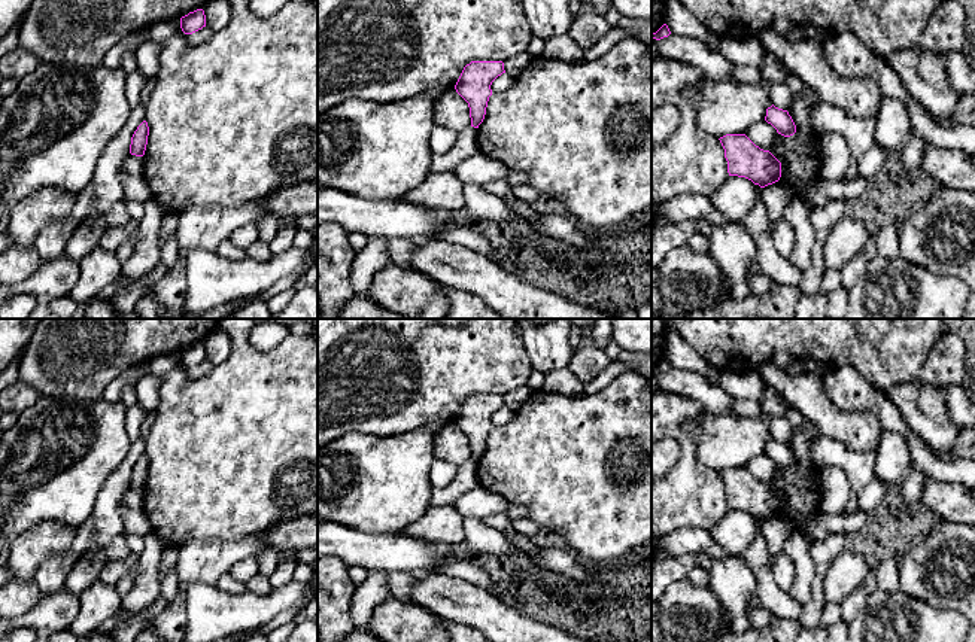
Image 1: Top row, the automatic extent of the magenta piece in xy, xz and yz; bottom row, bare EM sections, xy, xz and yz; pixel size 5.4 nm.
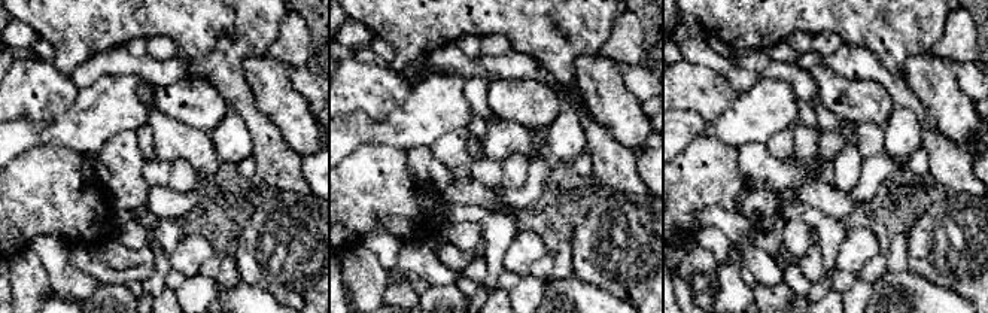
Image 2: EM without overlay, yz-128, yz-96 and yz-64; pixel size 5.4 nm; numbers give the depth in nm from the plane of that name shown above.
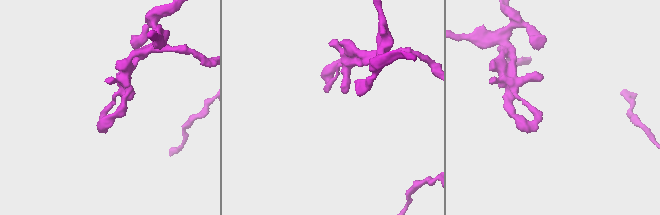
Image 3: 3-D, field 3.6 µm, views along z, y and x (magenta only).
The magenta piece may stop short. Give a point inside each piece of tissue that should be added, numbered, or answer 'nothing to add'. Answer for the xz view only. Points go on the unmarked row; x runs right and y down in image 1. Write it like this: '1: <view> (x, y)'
nothing to add

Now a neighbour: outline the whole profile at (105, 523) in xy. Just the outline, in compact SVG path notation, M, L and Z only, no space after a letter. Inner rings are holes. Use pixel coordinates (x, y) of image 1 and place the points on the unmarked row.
M140 435L131 444L122 463L106 480L89 518L76 529L69 553L54 556L37 569L34 582L42 596L57 593L64 587L69 572L81 556L104 550L113 539L125 536L119 503L130 489L134 465L146 451L146 439L146 435Z

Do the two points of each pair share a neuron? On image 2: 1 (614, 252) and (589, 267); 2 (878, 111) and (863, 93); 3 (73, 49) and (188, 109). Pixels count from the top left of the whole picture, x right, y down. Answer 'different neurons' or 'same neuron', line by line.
1: same neuron
2: same neuron
3: different neurons

